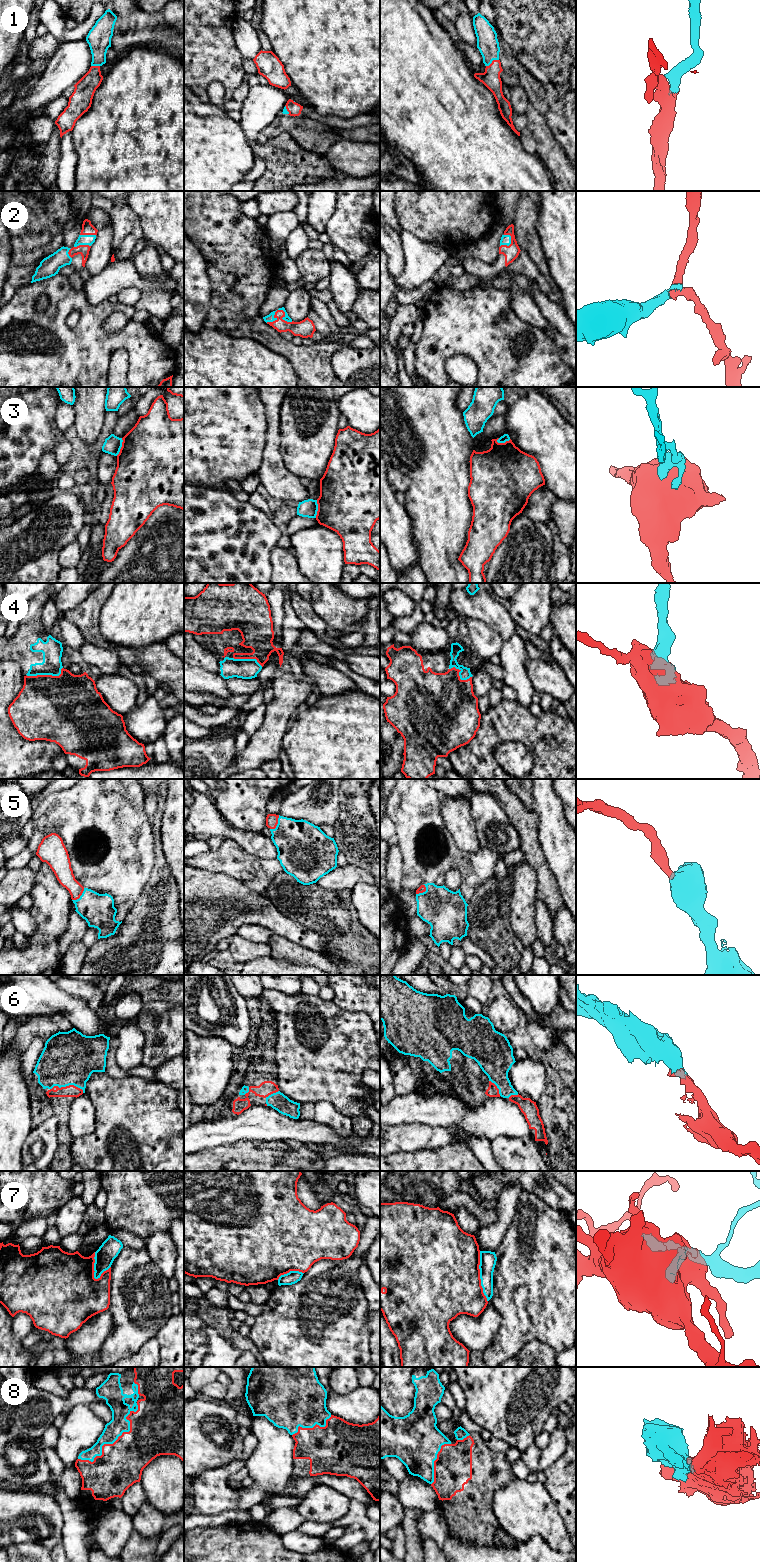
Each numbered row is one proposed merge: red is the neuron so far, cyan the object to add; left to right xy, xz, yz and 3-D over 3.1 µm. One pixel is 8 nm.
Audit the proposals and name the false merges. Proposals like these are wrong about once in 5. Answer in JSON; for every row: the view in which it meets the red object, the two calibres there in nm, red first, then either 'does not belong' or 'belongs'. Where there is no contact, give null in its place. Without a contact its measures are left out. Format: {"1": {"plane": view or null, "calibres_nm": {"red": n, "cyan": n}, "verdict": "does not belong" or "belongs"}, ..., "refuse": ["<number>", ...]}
{"1": {"plane": "yz", "calibres_nm": {"red": 150, "cyan": 170}, "verdict": "belongs"}, "2": {"plane": "xz", "calibres_nm": {"red": 140, "cyan": 50}, "verdict": "belongs"}, "3": {"plane": "xy", "calibres_nm": {"red": 500, "cyan": 140}, "verdict": "does not belong"}, "4": {"plane": "xy", "calibres_nm": {"red": 500, "cyan": 170}, "verdict": "belongs"}, "5": {"plane": "xz", "calibres_nm": {"red": 100, "cyan": 380}, "verdict": "belongs"}, "6": {"plane": "xy", "calibres_nm": {"red": 100, "cyan": 440}, "verdict": "belongs"}, "7": {"plane": "yz", "calibres_nm": {"red": 500, "cyan": 130}, "verdict": "does not belong"}, "8": {"plane": "xy", "calibres_nm": {"red": 360, "cyan": 140}, "verdict": "belongs"}, "refuse": ["3", "7"]}

